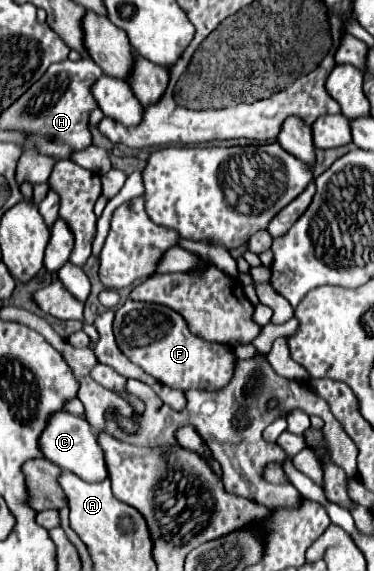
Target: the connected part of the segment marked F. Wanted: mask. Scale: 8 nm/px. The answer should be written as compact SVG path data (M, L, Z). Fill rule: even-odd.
M128 299L114 319L114 335L120 351L128 355L132 363L142 367L148 375L174 389L204 389L220 391L230 383L236 369L233 349L224 344L210 343L190 333L180 313L154 303L138 303ZM230 361L230 363L226 363ZM210 379L210 383L208 383Z

